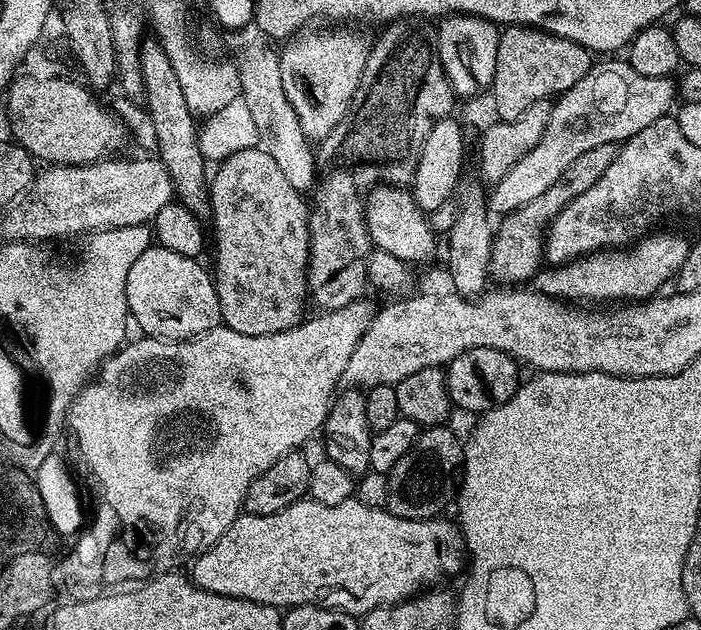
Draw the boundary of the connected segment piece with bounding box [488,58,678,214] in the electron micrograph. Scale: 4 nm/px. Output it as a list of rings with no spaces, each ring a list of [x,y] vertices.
[[[604,58],[601,60],[604,61],[601,64],[599,61],[592,71],[586,74],[586,78],[574,82],[574,86],[570,86],[570,90],[555,97],[548,113],[546,130],[542,134],[542,138],[538,138],[538,146],[534,146],[534,150],[530,150],[530,154],[523,156],[501,180],[495,181],[493,188],[496,189],[493,192],[491,189],[488,196],[488,207],[493,213],[507,214],[518,210],[519,207],[526,206],[528,202],[550,189],[550,186],[554,186],[559,181],[563,171],[580,154],[584,154],[602,143],[621,145],[634,134],[646,130],[646,126],[650,126],[650,122],[658,122],[658,118],[667,116],[673,111],[678,100],[678,91],[677,81],[672,76],[650,78],[646,74],[638,74],[638,70],[634,70],[634,66],[630,66],[627,59],[624,58]]]

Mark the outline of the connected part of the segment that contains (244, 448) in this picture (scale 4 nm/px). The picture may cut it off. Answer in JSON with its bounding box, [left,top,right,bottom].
[66,298,378,585]

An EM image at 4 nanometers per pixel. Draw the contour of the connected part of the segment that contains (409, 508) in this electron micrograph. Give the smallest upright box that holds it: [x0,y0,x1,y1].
[387,426,464,520]

